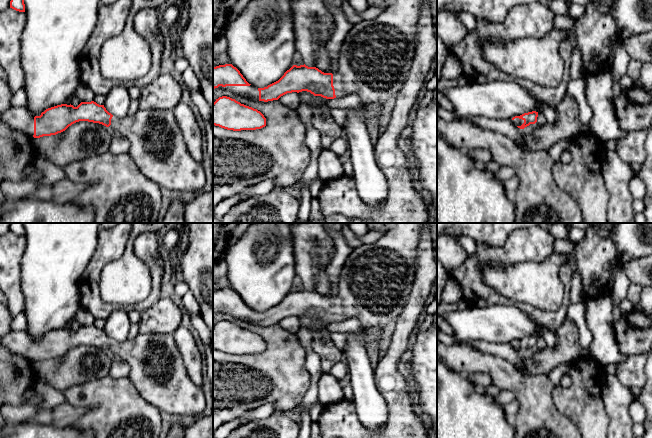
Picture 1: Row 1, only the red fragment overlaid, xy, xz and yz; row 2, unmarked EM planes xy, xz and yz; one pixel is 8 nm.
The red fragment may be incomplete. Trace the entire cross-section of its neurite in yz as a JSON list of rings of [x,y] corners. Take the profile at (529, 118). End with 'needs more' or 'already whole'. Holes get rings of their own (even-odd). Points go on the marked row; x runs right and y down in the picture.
[[[532,111],[528,113],[524,113],[520,116],[515,116],[512,118],[512,122],[515,126],[520,129],[524,129],[530,124],[535,124],[537,122],[538,112]]]; needs more

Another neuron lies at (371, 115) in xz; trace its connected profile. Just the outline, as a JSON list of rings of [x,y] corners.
[[[369,104],[363,110],[362,118],[365,121],[370,139],[374,145],[382,132],[382,128],[379,123],[382,110],[383,105],[380,104]]]

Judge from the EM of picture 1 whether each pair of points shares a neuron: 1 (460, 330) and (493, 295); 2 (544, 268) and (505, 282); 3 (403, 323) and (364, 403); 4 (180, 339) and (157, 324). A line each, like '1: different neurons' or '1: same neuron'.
1: different neurons
2: same neuron
3: different neurons
4: different neurons

